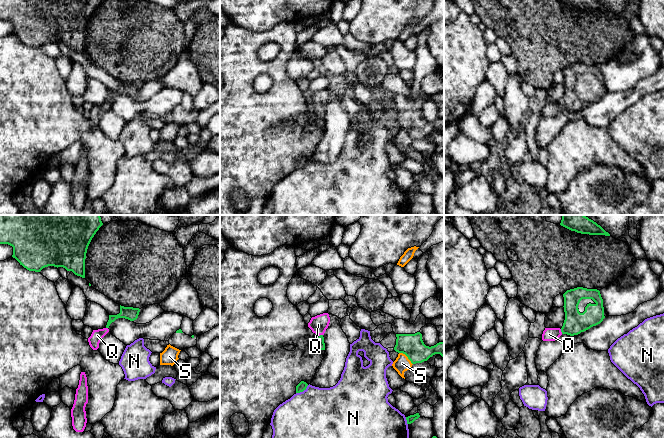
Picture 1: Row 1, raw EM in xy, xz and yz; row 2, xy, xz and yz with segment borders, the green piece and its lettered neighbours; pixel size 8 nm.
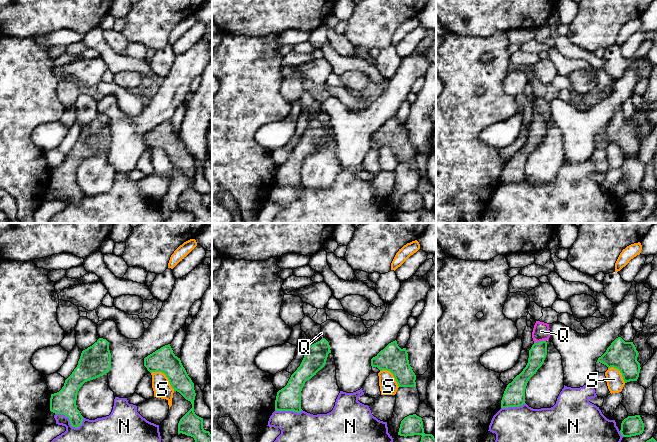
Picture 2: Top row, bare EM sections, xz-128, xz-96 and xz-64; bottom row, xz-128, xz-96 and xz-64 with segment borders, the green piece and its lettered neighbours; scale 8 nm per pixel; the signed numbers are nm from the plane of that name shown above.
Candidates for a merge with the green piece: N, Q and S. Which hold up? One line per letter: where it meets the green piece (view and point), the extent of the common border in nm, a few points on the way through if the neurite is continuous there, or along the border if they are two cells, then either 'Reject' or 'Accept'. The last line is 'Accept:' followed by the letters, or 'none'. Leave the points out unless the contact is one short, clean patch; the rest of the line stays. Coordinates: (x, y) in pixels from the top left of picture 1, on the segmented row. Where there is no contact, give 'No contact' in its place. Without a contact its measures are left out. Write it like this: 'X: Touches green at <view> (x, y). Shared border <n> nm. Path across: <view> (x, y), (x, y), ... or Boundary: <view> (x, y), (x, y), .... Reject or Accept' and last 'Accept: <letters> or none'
N: Touches green at xz (302, 391). Shared border 120 nm. Reject
Q: Touches green at yz (561, 331). Shared border 40 nm. Path across: yz (575, 322), (570, 327), (561, 331), (549, 334). Accept
S: Touches green at xz (407, 356). Shared border 150 nm. Reject
Accept: Q

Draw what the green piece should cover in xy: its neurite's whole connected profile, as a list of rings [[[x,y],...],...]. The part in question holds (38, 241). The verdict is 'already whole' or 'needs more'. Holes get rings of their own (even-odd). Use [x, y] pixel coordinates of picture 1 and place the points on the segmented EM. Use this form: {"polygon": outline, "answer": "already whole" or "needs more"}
{"polygon": [[[0,215],[0,244],[12,246],[12,257],[29,271],[40,272],[48,266],[63,267],[85,278],[87,249],[102,225],[100,215]]], "answer": "already whole"}

